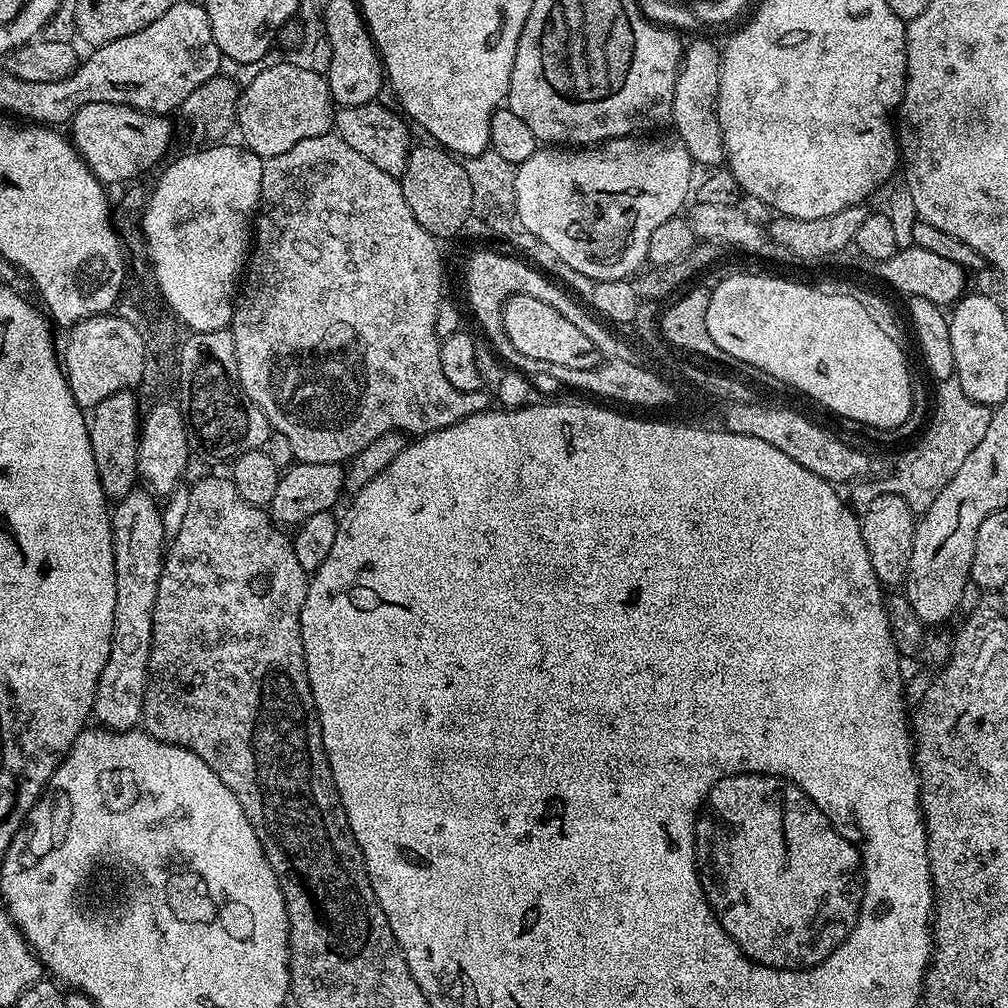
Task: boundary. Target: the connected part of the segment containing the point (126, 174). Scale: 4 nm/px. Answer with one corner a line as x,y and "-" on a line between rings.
90,102
72,115
70,121
70,139
72,145
80,151
80,156
90,166
90,170
99,178
101,184
111,186
123,180
132,180
143,172
148,172
168,152
172,144
172,124
167,115
143,112
125,104
110,102

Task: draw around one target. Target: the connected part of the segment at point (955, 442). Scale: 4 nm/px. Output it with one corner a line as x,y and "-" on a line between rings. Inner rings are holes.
954,378
941,380
935,387
936,413
933,414
924,437
919,437
915,441
918,452
924,454
924,476
895,476
889,471
885,475
885,480
869,479
867,482
853,483
851,485
853,505
864,506
880,493
892,492
895,496
901,496
911,506
913,513
923,514
932,505
934,498
942,494
950,478
958,474
962,462
966,462
966,458
970,455
970,450
974,450
974,446
982,442
982,437
986,435
986,426
990,426
992,417
989,405
974,402
-
868,482
869,484
864,484

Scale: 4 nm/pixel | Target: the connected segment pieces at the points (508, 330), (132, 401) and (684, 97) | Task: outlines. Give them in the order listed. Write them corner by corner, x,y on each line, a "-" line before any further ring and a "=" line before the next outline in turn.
518,293
505,301
502,326
506,338
514,342
514,350
526,354
526,358
538,358
538,362
555,362
557,366
570,366
574,370
595,368
601,363
601,351
577,326
564,318
554,307
527,294
=
135,391
110,394
110,398
102,398
98,406
91,409
88,420
88,437
90,438
90,450
94,450
94,466
98,466
98,482
102,482
102,490
108,501
115,502
126,498
126,494
137,491
138,481
141,479
139,472
139,442
142,425
142,410
136,401
=
692,40
689,44
687,41
674,82
671,127
676,128
675,135
684,143
684,149
690,154
693,165
705,164
708,170
719,169
726,160
724,135
716,116
721,55
721,49
712,40

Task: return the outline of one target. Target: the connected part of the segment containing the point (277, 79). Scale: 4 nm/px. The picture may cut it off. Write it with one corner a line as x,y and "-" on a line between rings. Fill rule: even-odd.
278,60
274,65
262,70
258,77
243,87
238,100
236,128
240,130
243,145
256,153
261,159
277,157
283,151
300,142
302,138
316,138
329,135
335,127
336,104
329,90
327,77
317,73
309,66
298,66
284,60

